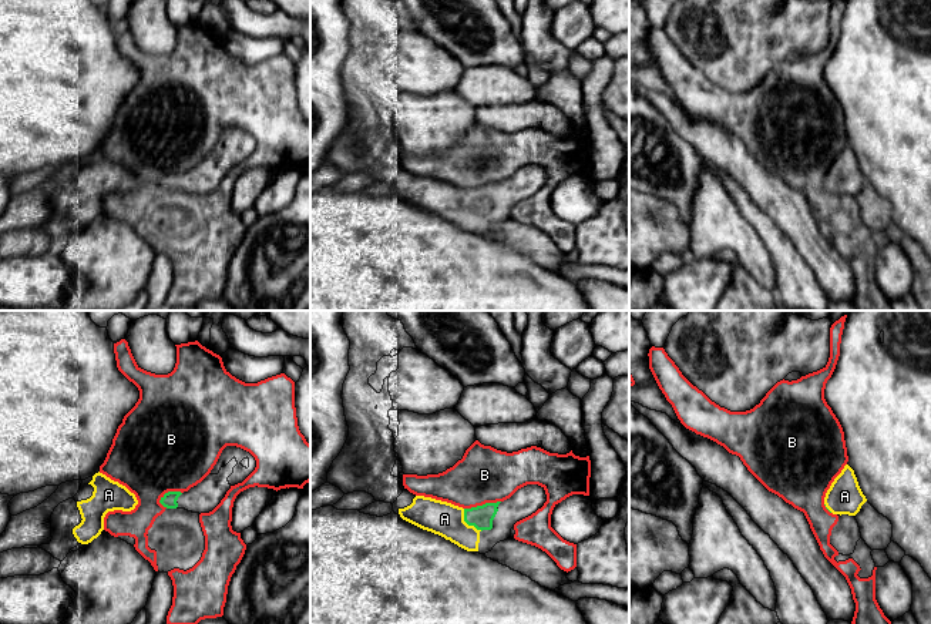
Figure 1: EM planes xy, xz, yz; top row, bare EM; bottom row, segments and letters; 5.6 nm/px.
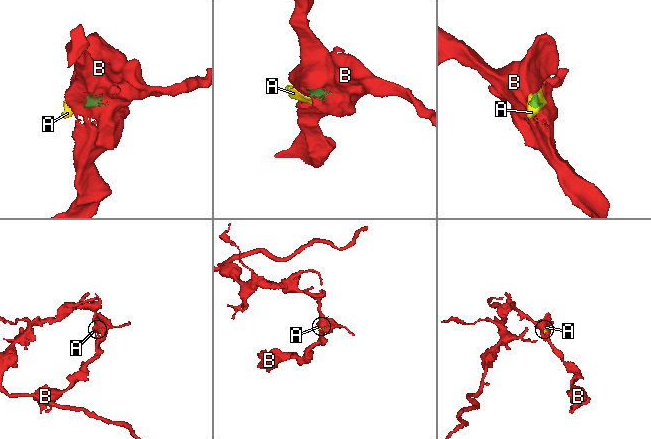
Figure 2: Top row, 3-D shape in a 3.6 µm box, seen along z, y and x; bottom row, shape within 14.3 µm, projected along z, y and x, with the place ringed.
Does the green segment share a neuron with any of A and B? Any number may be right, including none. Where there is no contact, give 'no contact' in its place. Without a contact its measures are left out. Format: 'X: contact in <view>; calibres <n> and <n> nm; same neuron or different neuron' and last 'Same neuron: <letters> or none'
A: contact in xz; calibres 130 and 190 nm; same neuron
B: contact in xz; calibres 130 and 320 nm; different neuron
Same neuron: A

